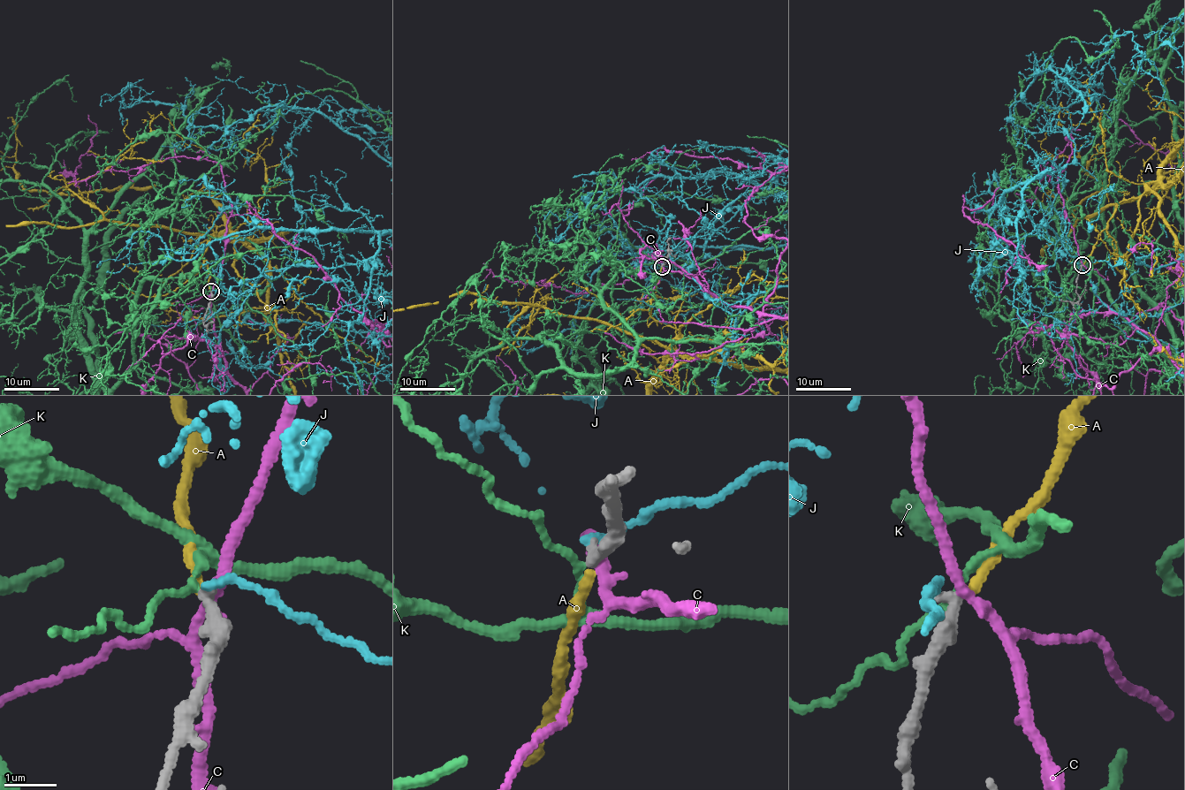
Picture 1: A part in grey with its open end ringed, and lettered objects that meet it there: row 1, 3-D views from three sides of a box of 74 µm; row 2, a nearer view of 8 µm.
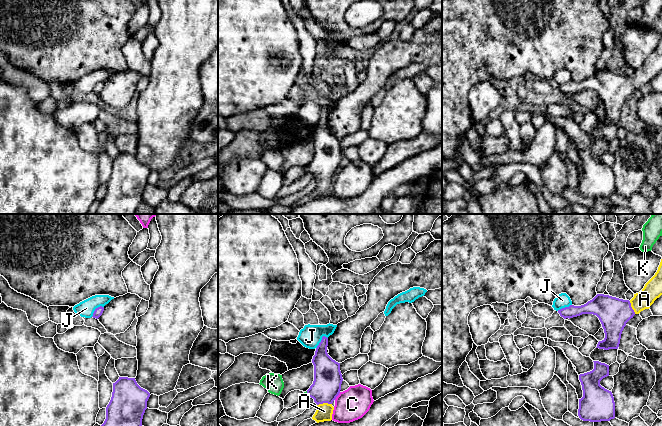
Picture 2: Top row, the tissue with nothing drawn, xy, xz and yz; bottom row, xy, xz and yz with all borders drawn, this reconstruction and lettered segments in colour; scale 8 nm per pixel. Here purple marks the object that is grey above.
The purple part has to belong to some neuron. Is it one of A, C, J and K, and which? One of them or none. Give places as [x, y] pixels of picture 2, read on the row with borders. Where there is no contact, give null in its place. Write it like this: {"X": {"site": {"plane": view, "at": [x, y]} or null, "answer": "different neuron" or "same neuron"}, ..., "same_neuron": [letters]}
{"A": {"site": {"plane": "xz", "at": [324, 402]}, "answer": "same neuron"}, "C": {"site": {"plane": "xz", "at": [337, 395]}, "answer": "different neuron"}, "J": {"site": {"plane": "xz", "at": [321, 341]}, "answer": "different neuron"}, "K": {"site": {"plane": "xz", "at": [307, 394]}, "answer": "different neuron"}, "same_neuron": ["A"]}

